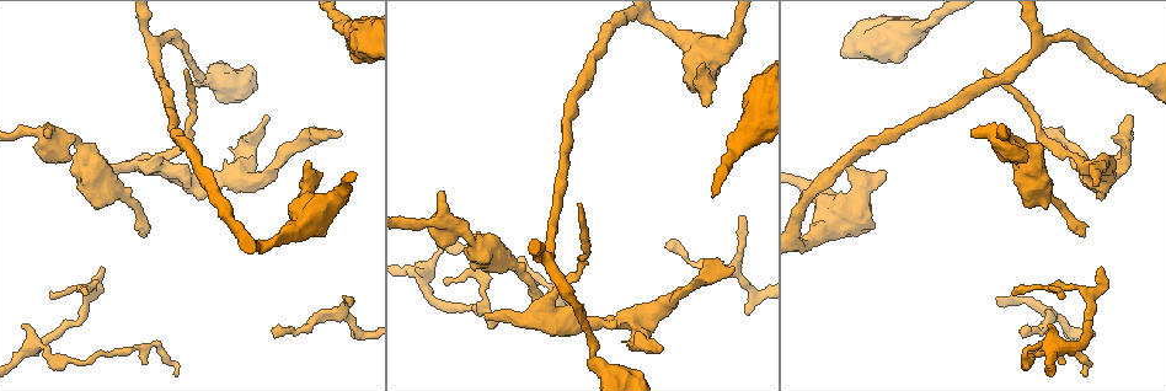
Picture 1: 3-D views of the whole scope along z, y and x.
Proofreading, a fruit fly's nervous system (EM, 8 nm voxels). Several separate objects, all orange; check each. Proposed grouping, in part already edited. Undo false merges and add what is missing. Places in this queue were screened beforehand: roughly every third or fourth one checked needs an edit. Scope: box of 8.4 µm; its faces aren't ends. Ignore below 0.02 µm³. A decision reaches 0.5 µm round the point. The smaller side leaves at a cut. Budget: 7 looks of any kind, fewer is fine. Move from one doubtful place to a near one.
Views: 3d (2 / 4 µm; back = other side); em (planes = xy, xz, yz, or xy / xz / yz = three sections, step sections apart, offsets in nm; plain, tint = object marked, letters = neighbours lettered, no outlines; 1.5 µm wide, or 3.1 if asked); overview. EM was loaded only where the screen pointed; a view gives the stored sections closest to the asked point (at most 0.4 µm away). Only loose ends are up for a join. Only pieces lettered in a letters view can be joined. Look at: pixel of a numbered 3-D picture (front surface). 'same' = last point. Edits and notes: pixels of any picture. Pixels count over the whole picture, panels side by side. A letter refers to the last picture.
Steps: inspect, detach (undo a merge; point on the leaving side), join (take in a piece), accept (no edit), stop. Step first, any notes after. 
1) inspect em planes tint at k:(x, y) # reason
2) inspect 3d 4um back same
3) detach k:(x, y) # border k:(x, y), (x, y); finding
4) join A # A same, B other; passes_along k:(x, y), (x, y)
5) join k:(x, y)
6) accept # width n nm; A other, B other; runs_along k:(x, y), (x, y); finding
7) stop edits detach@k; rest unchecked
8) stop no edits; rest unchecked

inspect em xy step 4 tint at 1:(347, 300) # thin end

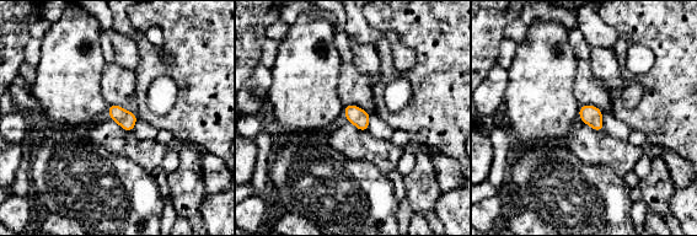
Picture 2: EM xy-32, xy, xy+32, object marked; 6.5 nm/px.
inspect em planes letters same # another direction

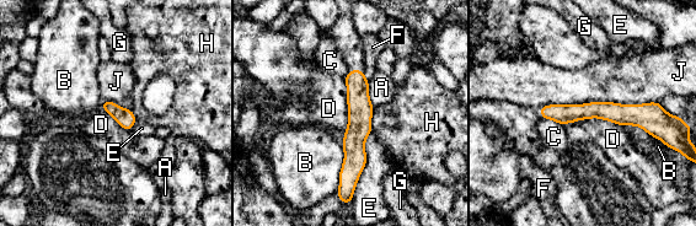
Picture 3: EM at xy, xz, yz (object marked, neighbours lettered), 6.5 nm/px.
accept # A other, B other, C other, D other, E other, F other, G other, H other, J other; no lettered piece goes on from it

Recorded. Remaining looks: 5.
inspect em planes tint at 1:(663, 348) # free end

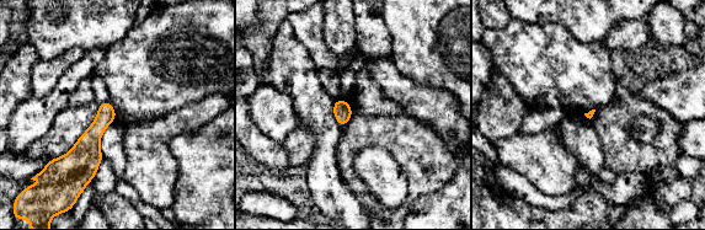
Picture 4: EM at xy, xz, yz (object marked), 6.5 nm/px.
inspect em planes letters same

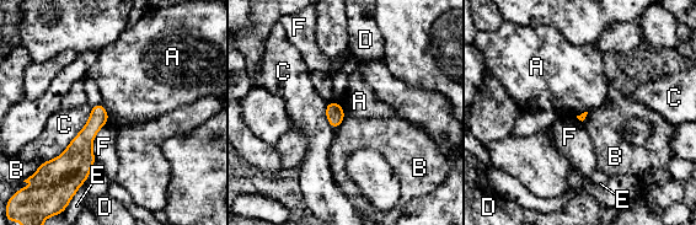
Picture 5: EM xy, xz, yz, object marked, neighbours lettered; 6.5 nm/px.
accept # A other, B other, C other, D other, E other, F other; border 5:(101, 103), (110, 116); no lettered piece goes on from it

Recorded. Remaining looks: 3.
inspect 3d 4um at 1:(99, 205) # an open end

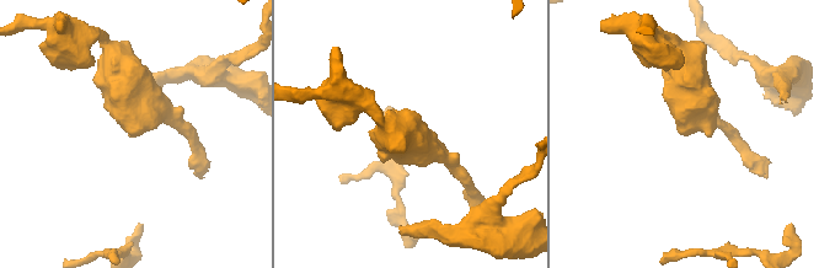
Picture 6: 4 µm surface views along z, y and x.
inspect em planes letters at 6:(136, 133)

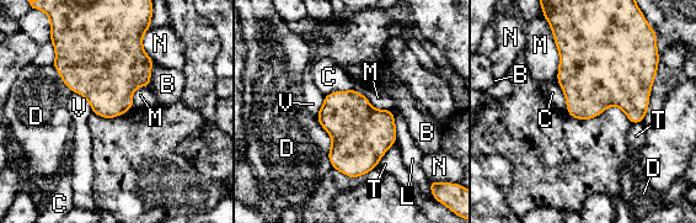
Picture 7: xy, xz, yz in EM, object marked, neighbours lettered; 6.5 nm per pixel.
accept # width 300 nm; B other, C other, D other, L other, M other, N other, T other, V other; border 7:(395, 142), (376, 166); no lettered piece goes on from it

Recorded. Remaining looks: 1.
stop no edits; rest unchecked

